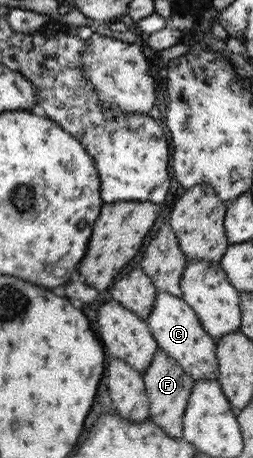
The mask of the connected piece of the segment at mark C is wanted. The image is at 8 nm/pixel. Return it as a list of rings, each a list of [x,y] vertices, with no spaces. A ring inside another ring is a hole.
[[[157,291],[145,321],[158,348],[171,357],[193,382],[216,378],[218,366],[214,353],[215,340],[203,332],[193,309],[181,297]]]

